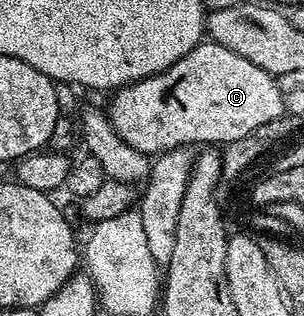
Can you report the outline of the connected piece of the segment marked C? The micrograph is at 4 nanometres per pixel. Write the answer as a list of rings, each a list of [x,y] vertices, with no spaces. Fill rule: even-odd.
[[[213,41],[199,43],[184,57],[180,57],[180,61],[156,73],[151,79],[141,79],[118,88],[109,99],[108,116],[112,129],[132,149],[151,157],[190,145],[186,143],[225,145],[239,141],[266,122],[284,115],[284,104],[277,78],[260,69],[258,65],[252,65],[252,61],[244,61],[244,57],[232,53],[232,49],[224,49],[224,45]]]

